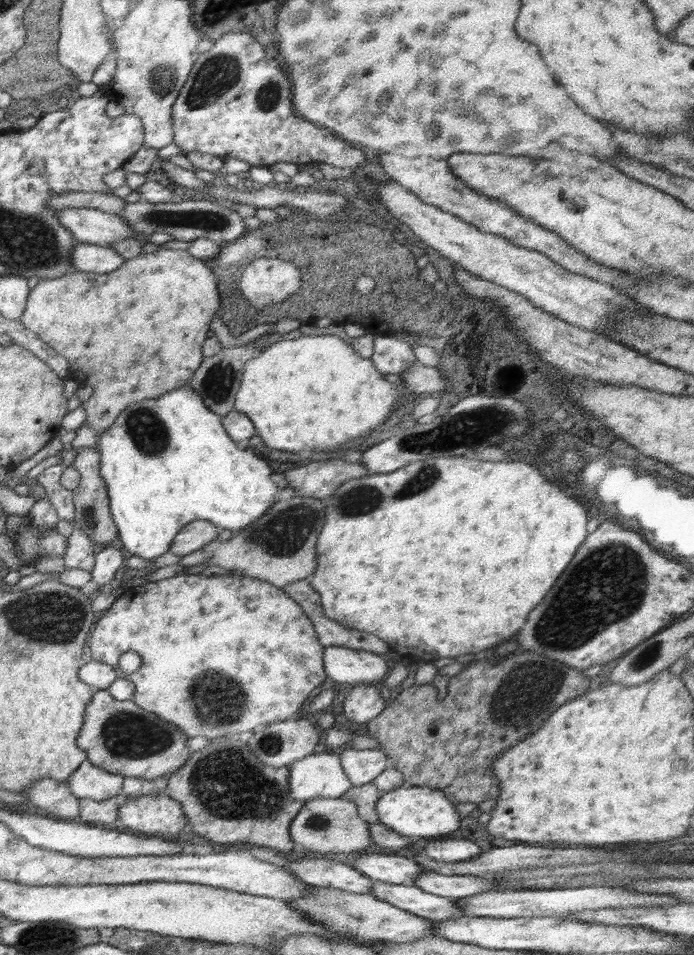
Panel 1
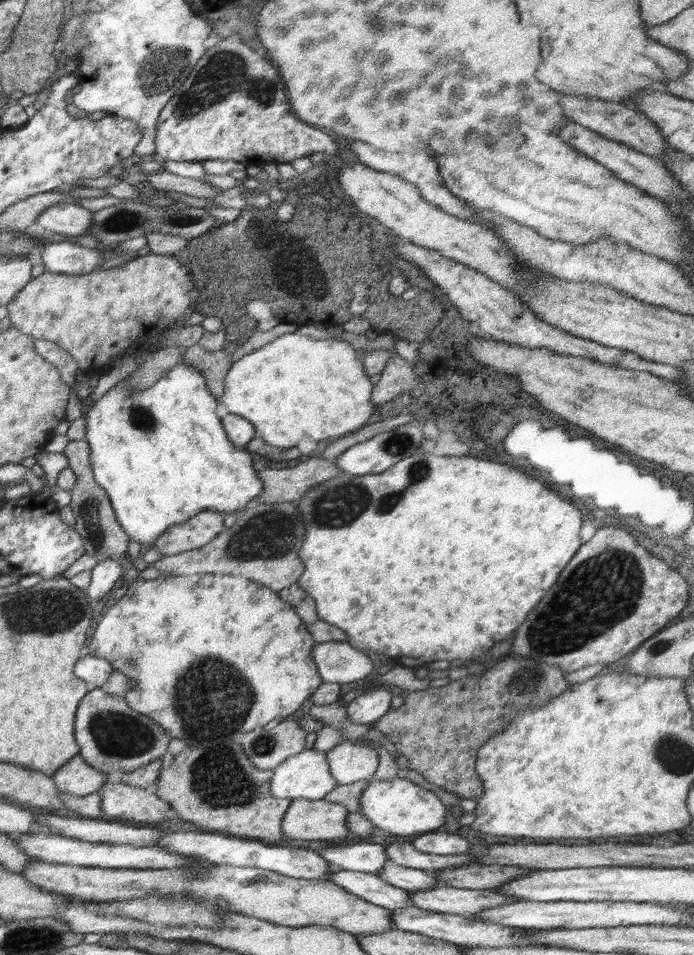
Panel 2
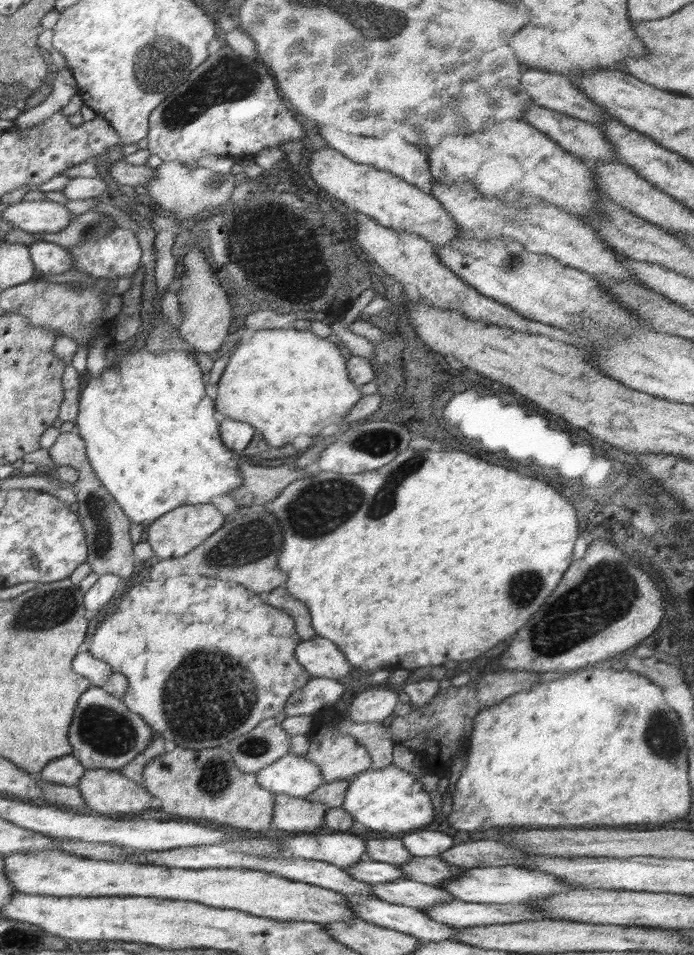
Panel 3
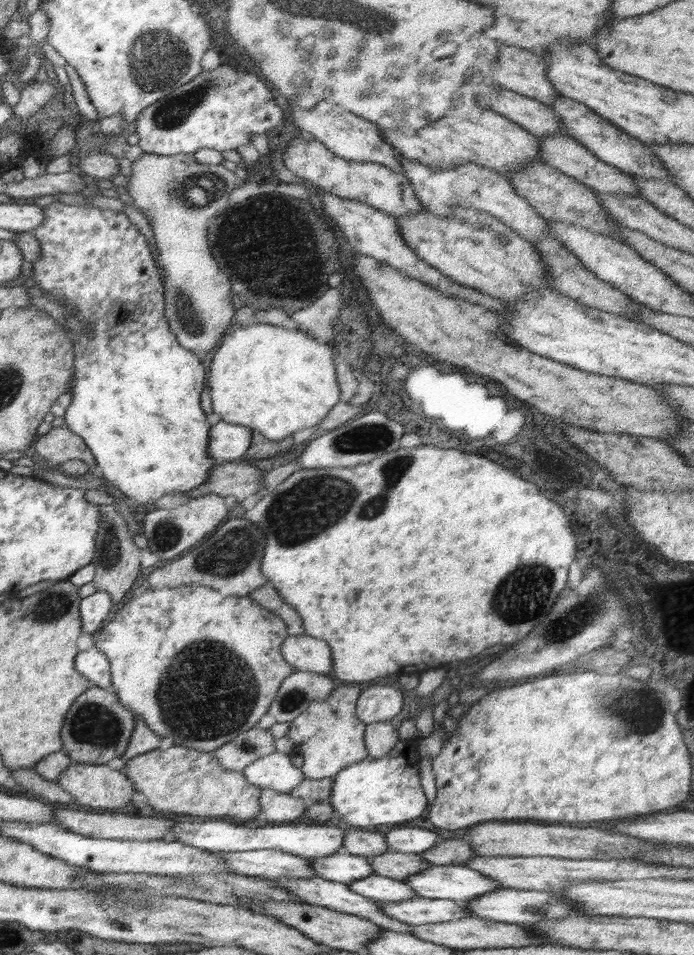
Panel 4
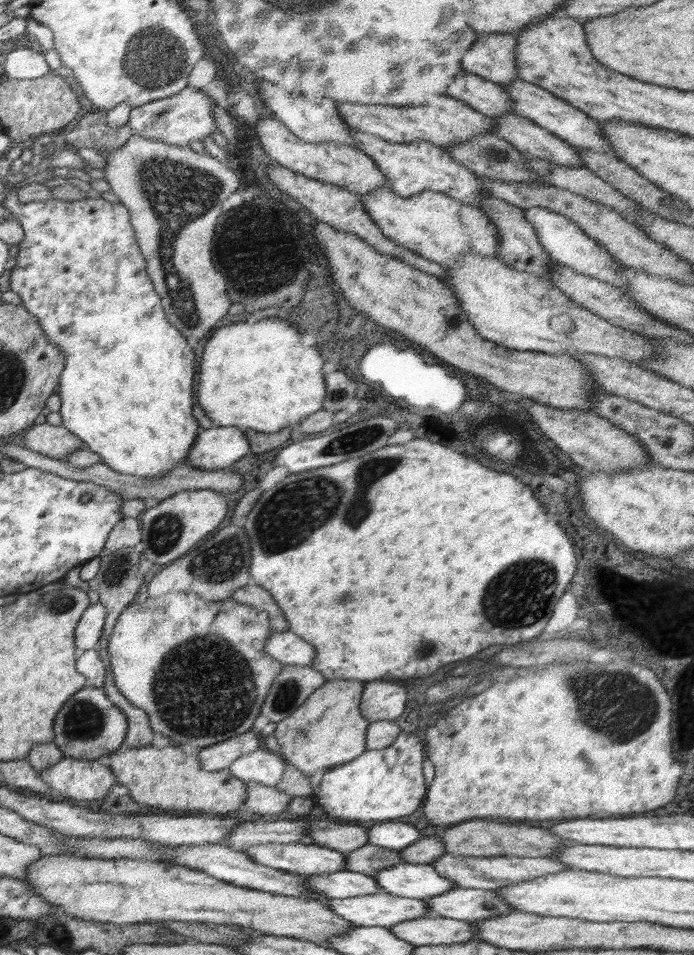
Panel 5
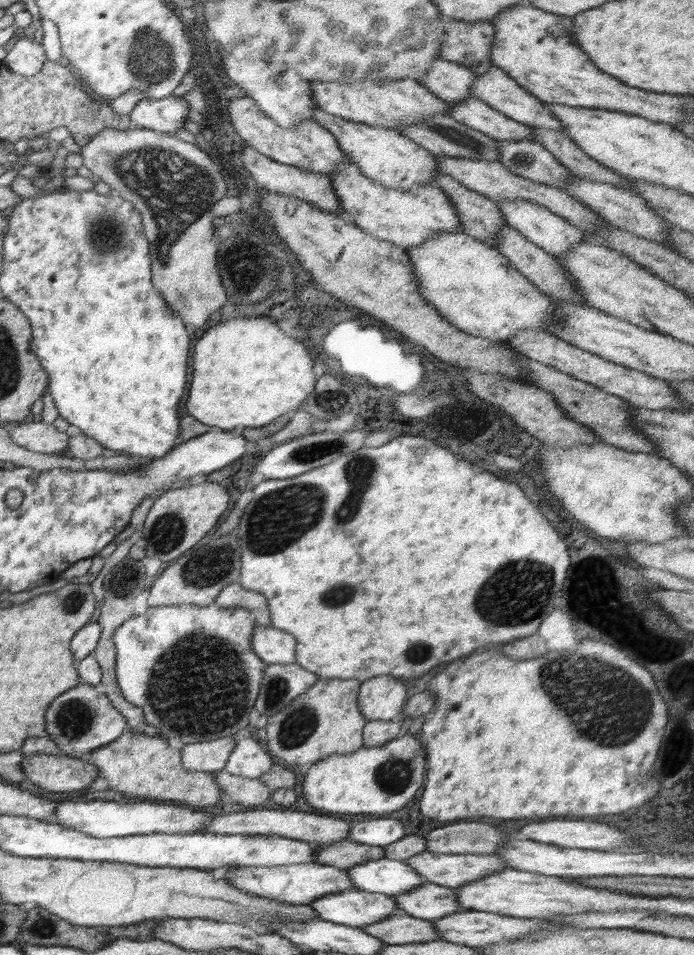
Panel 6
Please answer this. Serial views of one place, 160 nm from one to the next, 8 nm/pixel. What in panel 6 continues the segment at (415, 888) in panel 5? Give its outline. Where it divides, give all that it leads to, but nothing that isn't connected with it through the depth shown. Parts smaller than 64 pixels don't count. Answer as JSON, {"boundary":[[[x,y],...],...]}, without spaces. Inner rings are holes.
{"boundary":[[[386,857],[352,866],[347,872],[356,889],[388,896],[404,894],[426,882],[406,862]]]}

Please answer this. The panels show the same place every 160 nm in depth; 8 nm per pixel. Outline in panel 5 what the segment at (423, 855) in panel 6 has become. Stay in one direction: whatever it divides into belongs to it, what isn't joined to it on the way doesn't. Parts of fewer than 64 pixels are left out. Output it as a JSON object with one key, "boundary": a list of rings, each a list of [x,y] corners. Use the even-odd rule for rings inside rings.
{"boundary":[[[444,853],[432,867],[436,873],[444,878],[451,878],[455,886],[460,888],[490,889],[496,890],[504,885],[511,885],[531,878],[543,877],[547,874],[559,873],[568,870],[558,859],[550,857],[466,857],[452,853]]]}

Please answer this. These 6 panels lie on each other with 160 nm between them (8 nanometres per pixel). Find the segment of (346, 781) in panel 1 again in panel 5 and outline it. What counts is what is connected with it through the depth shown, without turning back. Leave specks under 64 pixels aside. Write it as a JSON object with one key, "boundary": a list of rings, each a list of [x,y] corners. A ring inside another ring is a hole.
{"boundary":[[[262,747],[254,752],[240,756],[231,766],[228,766],[236,778],[245,782],[258,782],[268,787],[278,787],[284,772],[284,760],[280,760],[276,753],[268,752]]]}

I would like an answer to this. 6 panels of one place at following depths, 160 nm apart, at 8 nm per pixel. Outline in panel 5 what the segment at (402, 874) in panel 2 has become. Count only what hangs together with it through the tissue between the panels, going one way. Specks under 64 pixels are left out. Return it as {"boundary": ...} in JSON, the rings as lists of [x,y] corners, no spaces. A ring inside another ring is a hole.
{"boundary":[[[268,843],[249,846],[245,852],[260,865],[302,876],[346,870],[345,853],[320,845]]]}

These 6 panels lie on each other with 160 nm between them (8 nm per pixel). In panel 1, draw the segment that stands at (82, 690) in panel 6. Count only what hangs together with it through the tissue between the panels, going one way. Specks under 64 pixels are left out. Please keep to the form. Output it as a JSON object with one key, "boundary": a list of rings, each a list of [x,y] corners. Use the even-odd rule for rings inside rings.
{"boundary":[[[108,689],[95,691],[96,702],[88,705],[88,726],[80,734],[80,746],[88,750],[87,759],[97,767],[124,777],[146,780],[170,776],[191,760],[186,746],[188,736],[176,724],[144,710],[133,700],[116,700]]]}

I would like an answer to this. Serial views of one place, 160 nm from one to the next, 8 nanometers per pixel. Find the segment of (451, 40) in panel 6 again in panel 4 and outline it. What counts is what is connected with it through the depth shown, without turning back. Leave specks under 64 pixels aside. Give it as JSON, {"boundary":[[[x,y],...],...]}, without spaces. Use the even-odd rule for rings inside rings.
{"boundary":[[[498,46],[496,72],[493,80],[498,86],[517,92],[522,96],[540,101],[544,104],[554,102],[561,94],[546,78],[549,63],[542,55],[516,46]]]}

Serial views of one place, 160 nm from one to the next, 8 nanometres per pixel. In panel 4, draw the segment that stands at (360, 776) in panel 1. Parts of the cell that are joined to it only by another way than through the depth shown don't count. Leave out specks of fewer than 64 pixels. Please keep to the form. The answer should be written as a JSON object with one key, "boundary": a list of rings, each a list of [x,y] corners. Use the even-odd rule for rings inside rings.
{"boundary":[[[337,683],[323,701],[312,701],[306,713],[290,722],[290,732],[286,737],[292,739],[295,750],[303,757],[301,769],[306,779],[335,777],[343,768],[369,757],[364,744],[367,725],[355,714],[360,693],[357,683]]]}

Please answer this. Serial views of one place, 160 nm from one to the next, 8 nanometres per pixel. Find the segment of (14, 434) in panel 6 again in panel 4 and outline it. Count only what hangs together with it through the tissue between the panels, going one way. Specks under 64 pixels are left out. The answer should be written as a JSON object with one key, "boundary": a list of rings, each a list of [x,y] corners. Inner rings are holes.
{"boundary":[[[66,426],[50,429],[47,434],[37,438],[34,450],[56,465],[70,459],[83,460],[89,466],[95,462],[83,438]]]}

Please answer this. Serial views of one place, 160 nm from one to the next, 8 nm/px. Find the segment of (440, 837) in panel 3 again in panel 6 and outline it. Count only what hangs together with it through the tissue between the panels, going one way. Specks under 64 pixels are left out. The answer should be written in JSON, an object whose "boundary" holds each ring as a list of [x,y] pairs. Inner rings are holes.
{"boundary":[[[380,816],[379,818],[357,821],[350,827],[348,839],[352,842],[370,846],[388,847],[407,834],[397,818]]]}

